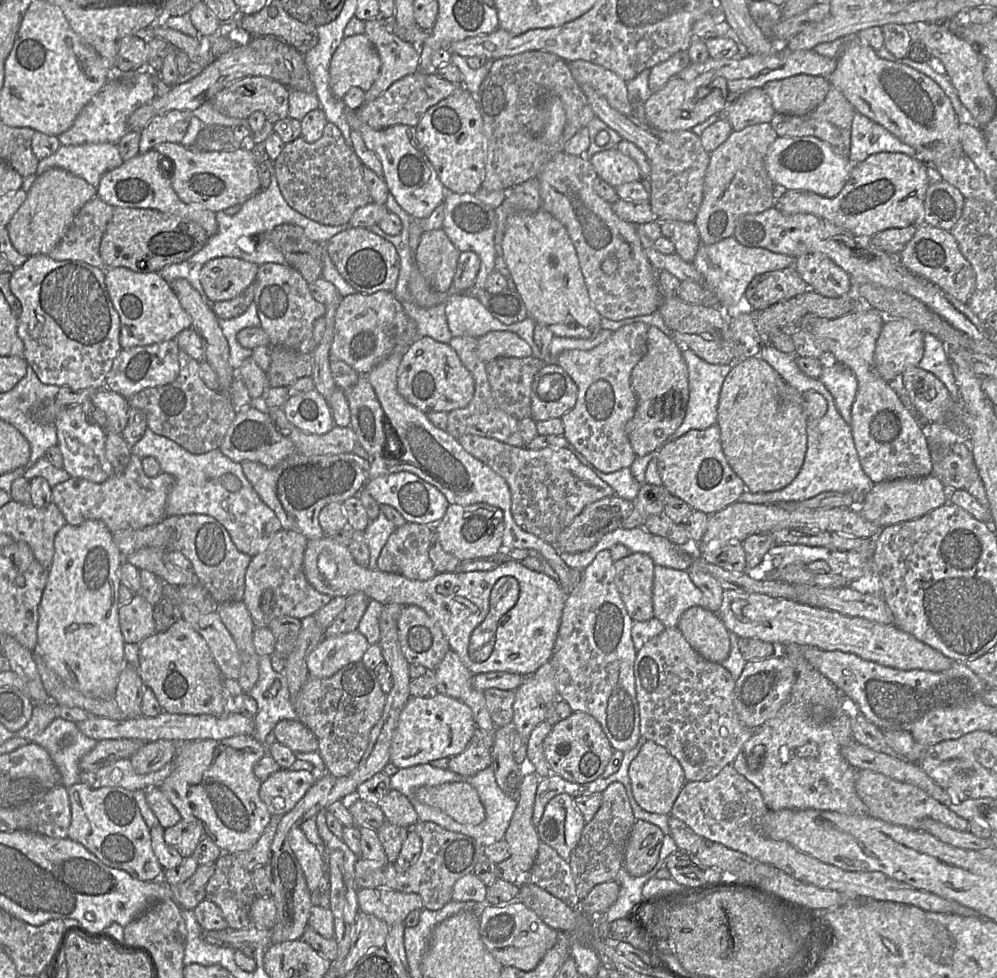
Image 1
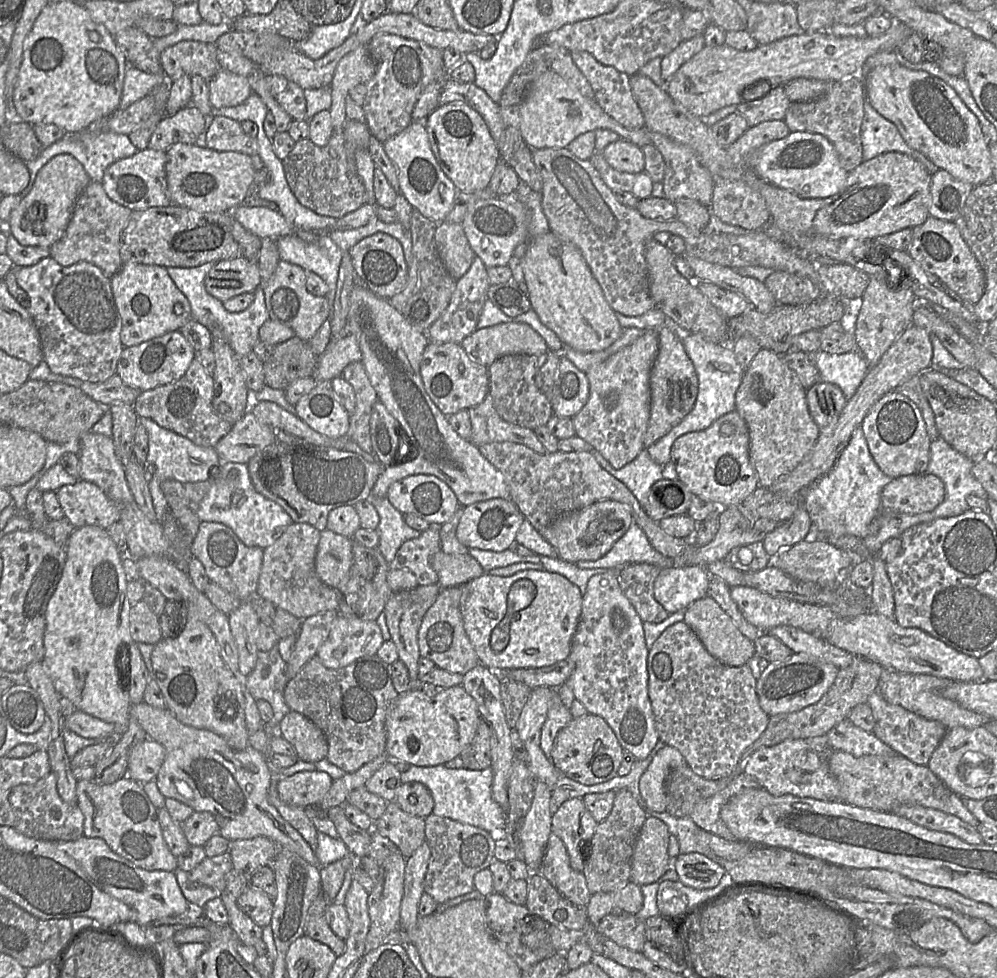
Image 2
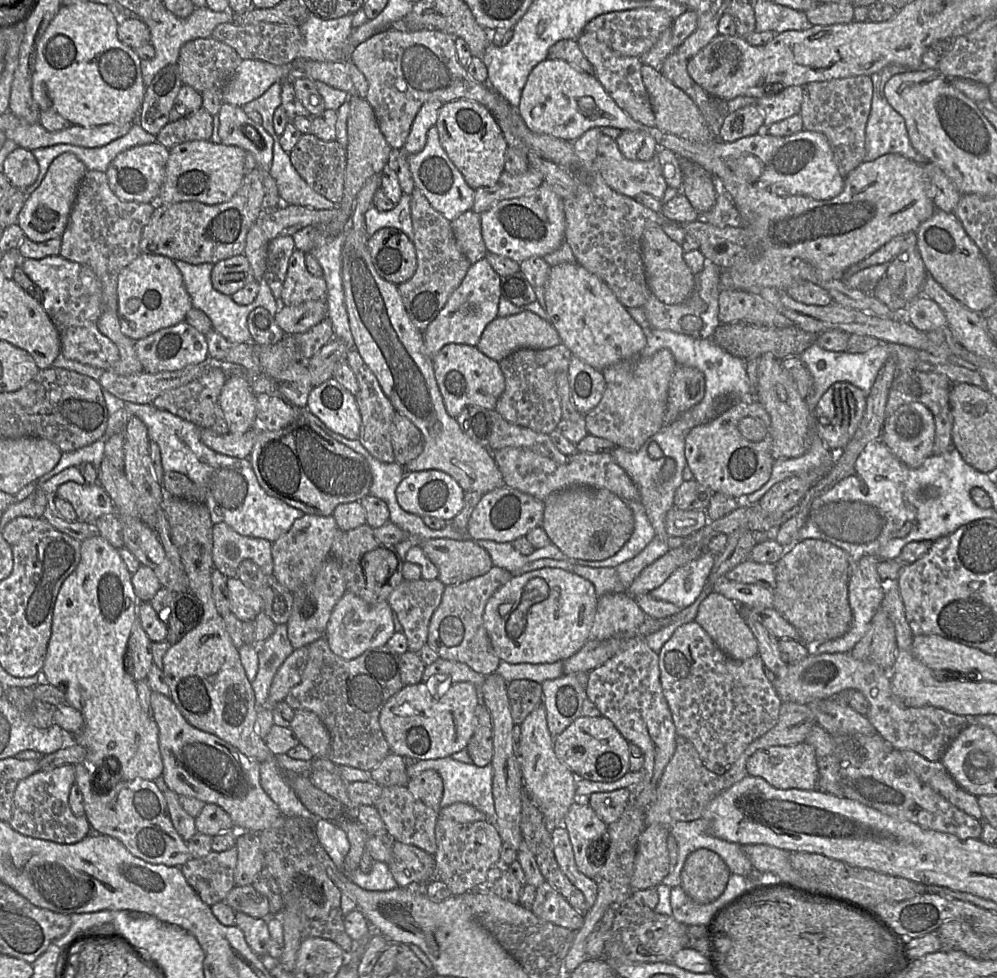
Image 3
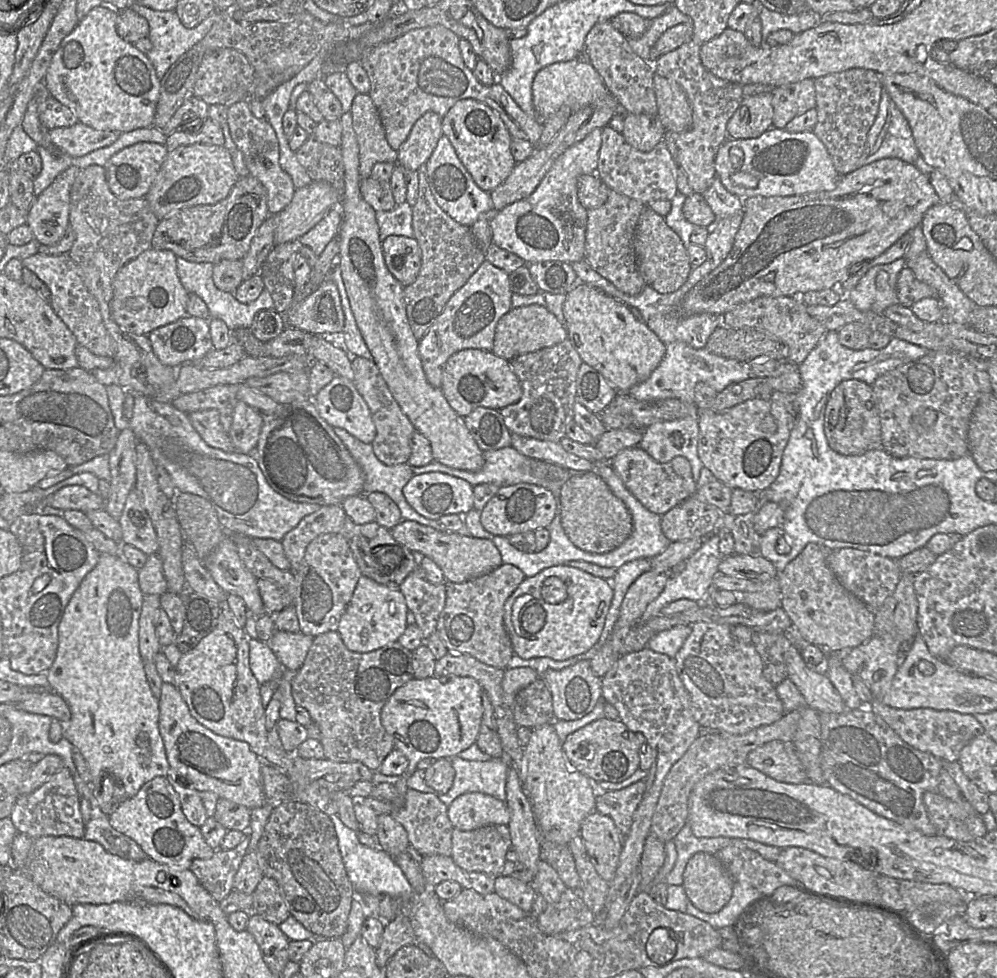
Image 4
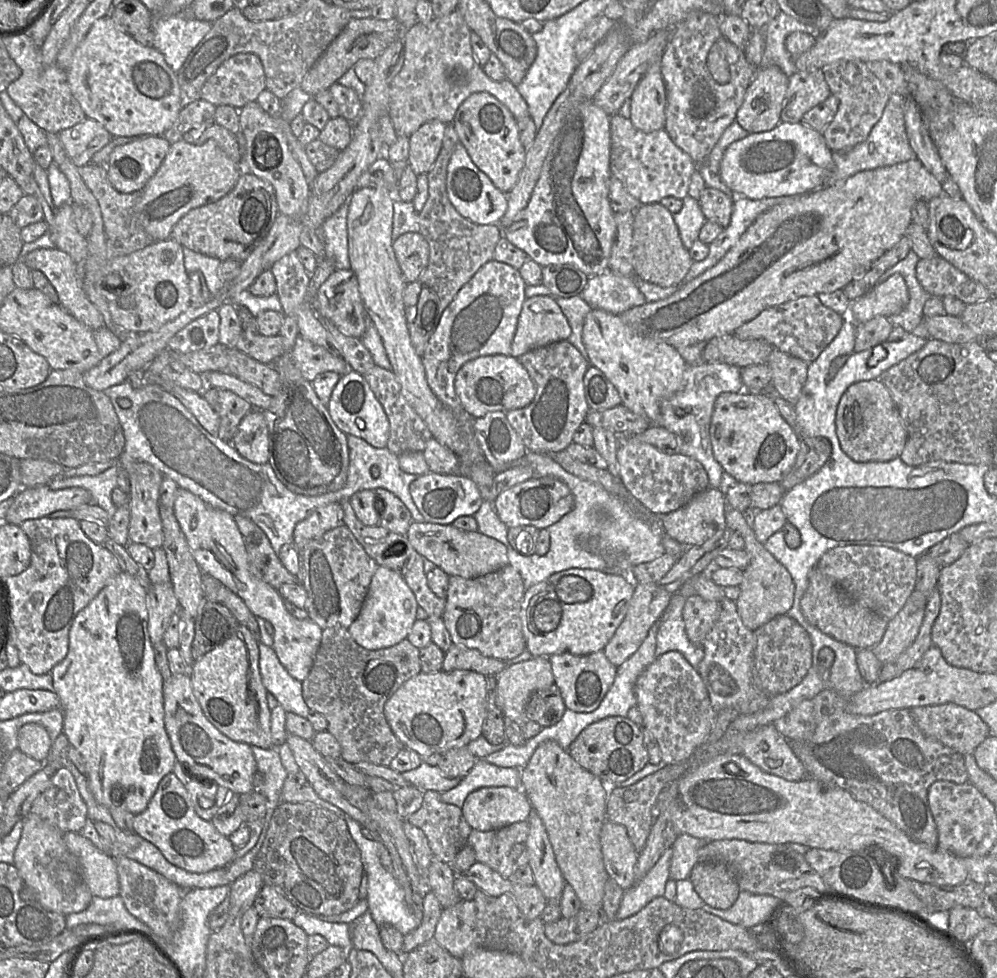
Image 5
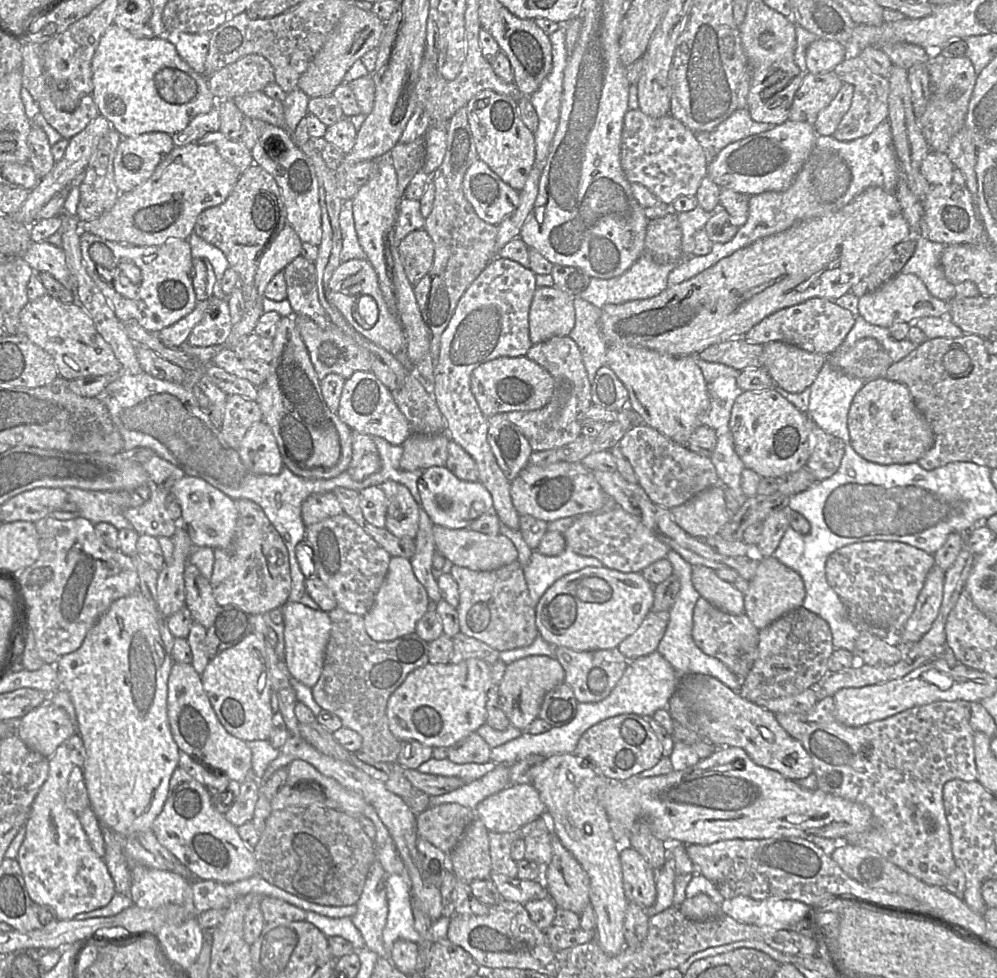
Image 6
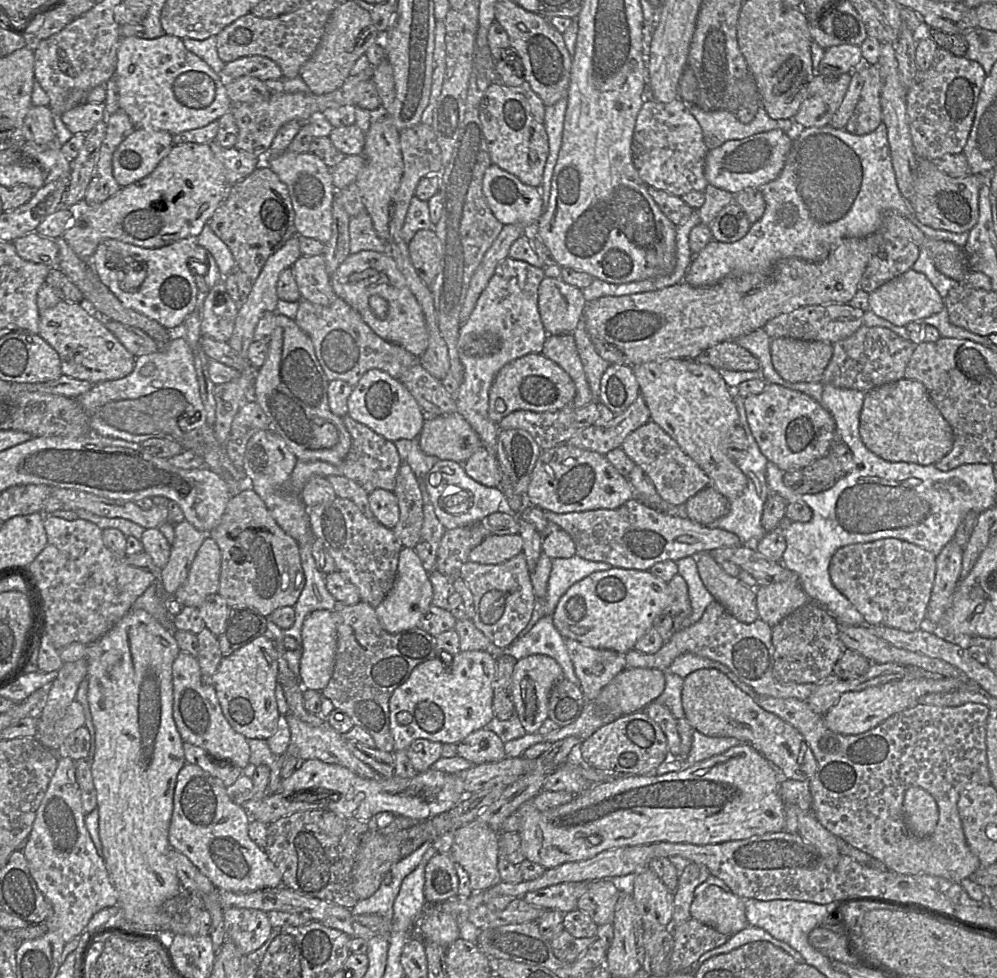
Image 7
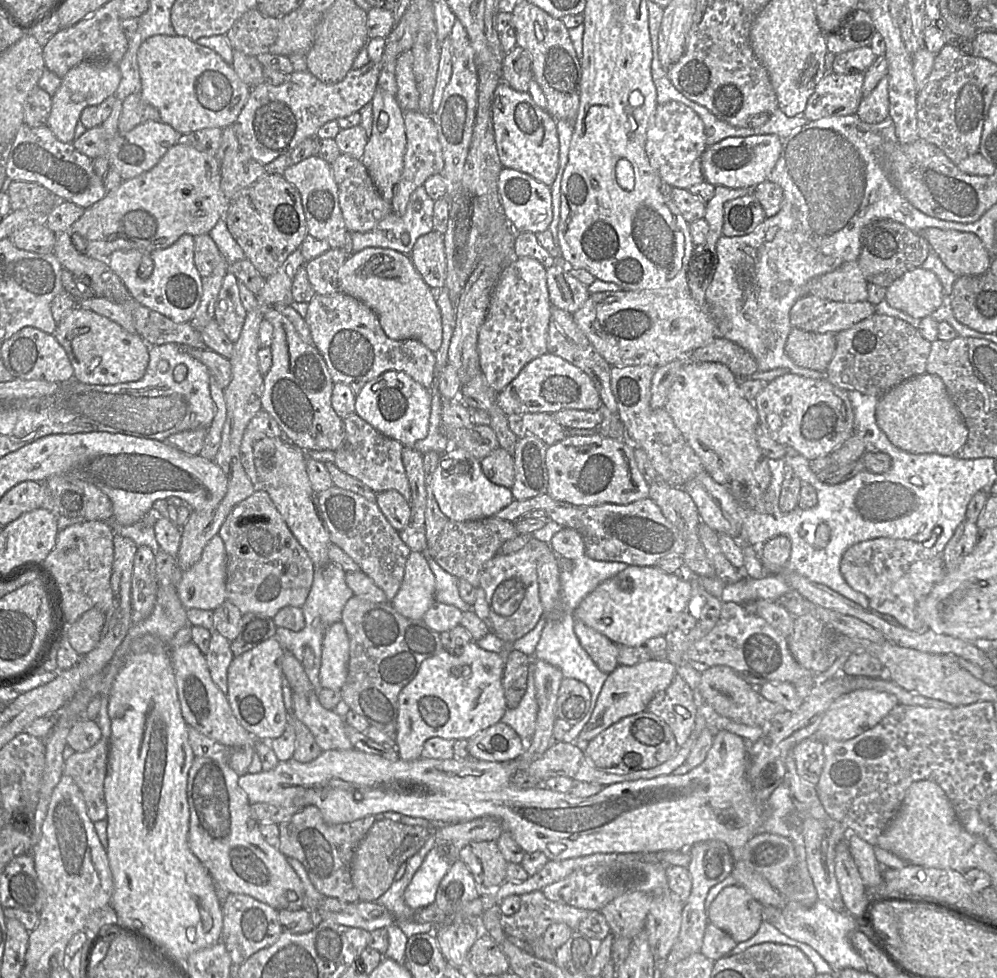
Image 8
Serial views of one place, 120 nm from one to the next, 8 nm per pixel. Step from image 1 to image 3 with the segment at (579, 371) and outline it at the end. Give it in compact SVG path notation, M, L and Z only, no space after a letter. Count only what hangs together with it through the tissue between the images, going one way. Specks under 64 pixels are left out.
M660 349L641 361L621 382L607 383L598 405L584 417L588 434L610 440L616 447L638 451L664 426L668 387L676 366L672 353Z

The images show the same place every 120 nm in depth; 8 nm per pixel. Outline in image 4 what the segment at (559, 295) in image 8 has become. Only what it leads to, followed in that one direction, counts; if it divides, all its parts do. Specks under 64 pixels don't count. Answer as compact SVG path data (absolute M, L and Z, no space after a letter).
M528 305L512 308L498 321L492 352L506 360L519 355L555 346L567 339L567 330L545 306Z

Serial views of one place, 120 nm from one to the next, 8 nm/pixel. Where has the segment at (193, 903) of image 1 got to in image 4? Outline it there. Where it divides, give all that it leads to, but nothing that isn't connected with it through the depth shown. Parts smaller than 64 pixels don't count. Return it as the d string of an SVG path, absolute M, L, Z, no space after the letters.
M250 837L244 839L231 850L215 851L209 859L195 859L192 861L192 871L201 885L220 902L233 890L233 880L244 855L248 852Z

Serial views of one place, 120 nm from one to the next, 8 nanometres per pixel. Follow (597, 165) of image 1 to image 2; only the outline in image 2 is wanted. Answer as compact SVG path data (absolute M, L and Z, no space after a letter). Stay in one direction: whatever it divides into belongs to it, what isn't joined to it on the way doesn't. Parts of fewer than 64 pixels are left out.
M620 138L608 144L601 153L607 163L618 171L639 173L644 170L642 148L631 141Z

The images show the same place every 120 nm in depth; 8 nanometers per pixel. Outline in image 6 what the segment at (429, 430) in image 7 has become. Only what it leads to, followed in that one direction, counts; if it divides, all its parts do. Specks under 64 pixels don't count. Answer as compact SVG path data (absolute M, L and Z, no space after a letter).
M446 432L410 435L402 444L400 469L413 471L426 470L433 466L445 466L450 441L452 440Z

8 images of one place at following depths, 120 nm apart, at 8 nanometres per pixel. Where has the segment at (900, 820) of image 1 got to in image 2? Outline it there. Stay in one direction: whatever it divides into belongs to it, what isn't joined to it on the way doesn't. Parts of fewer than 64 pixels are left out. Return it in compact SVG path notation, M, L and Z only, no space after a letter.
M833 750L829 769L838 782L839 800L853 806L895 814L901 806L920 805L956 816L972 826L980 823L965 806L965 799L946 787L927 766L917 765L905 756L854 756Z

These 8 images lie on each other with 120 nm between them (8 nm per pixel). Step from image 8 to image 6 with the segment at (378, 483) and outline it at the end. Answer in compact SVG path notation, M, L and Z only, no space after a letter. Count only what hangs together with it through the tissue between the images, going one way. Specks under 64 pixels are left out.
M352 431L352 458L347 468L349 475L356 481L362 481L381 467L381 458L372 436Z

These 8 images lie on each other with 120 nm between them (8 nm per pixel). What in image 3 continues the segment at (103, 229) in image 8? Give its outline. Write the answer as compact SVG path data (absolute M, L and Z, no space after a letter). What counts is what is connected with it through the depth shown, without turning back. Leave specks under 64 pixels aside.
M196 140L177 144L169 150L163 184L156 203L197 201L215 205L228 201L241 186L246 174L246 151L240 147Z

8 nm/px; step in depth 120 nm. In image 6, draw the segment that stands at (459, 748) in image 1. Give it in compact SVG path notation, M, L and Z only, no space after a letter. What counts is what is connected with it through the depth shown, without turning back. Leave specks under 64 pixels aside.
M478 658L456 664L428 662L410 672L390 695L386 707L390 730L401 741L416 740L432 748L450 747L486 722L490 677L491 664Z

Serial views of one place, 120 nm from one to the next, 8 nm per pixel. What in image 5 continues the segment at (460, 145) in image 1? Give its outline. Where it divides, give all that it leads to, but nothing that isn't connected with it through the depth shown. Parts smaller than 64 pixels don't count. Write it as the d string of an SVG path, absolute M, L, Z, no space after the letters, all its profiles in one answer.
M474 93L459 106L452 124L473 163L490 178L496 188L508 193L517 182L527 151L520 141L516 119L509 109L489 93Z

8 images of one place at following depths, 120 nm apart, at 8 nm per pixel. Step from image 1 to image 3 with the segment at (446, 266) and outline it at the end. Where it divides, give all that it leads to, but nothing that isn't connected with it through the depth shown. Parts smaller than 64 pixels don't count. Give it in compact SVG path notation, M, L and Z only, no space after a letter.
M469 210L451 221L451 227L460 251L472 265L486 257L479 213Z

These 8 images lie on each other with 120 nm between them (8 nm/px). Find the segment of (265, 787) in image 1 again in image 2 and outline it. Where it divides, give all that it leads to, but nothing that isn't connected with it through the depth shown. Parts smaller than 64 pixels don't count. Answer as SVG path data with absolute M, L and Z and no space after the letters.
M300 771L288 777L278 777L275 786L279 798L288 805L316 807L327 794L333 778L326 772Z

